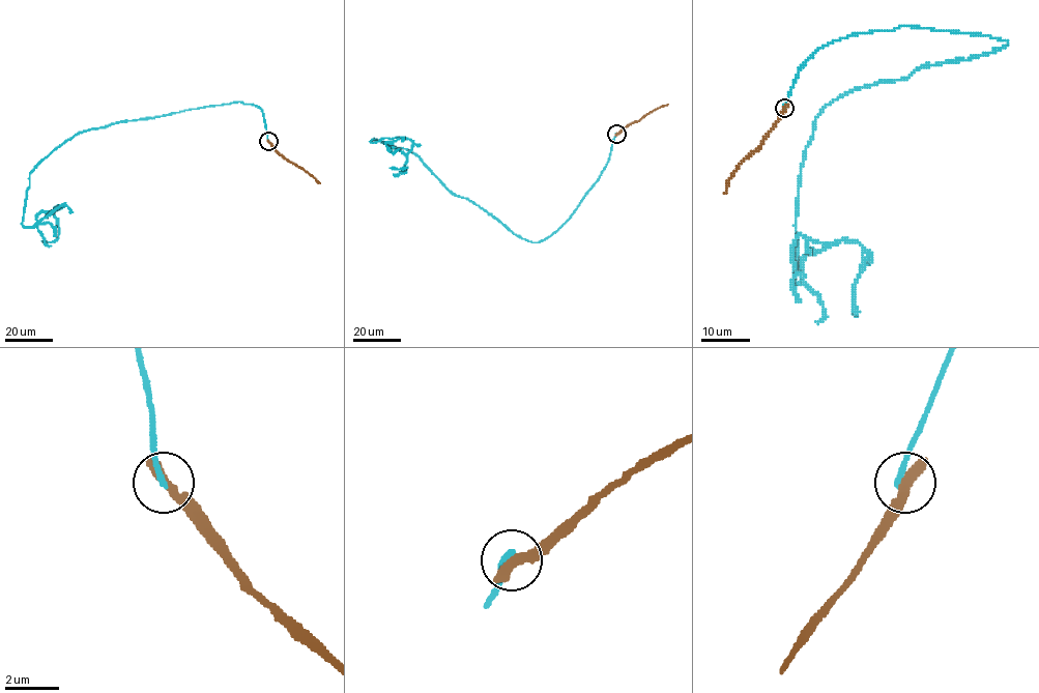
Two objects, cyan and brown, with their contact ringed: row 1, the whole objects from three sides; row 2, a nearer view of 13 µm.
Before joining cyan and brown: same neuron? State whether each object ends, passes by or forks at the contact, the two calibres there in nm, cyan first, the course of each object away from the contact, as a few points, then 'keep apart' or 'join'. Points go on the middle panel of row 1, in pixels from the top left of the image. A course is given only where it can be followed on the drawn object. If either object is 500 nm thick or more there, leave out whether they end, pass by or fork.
220/500 nm | cyan via (616, 133), (598, 180), (538, 241), (454, 195), (409, 150), (371, 141), (409, 139), (406, 168), (390, 168) | brown via (616, 134), (668, 105) | keep apart

